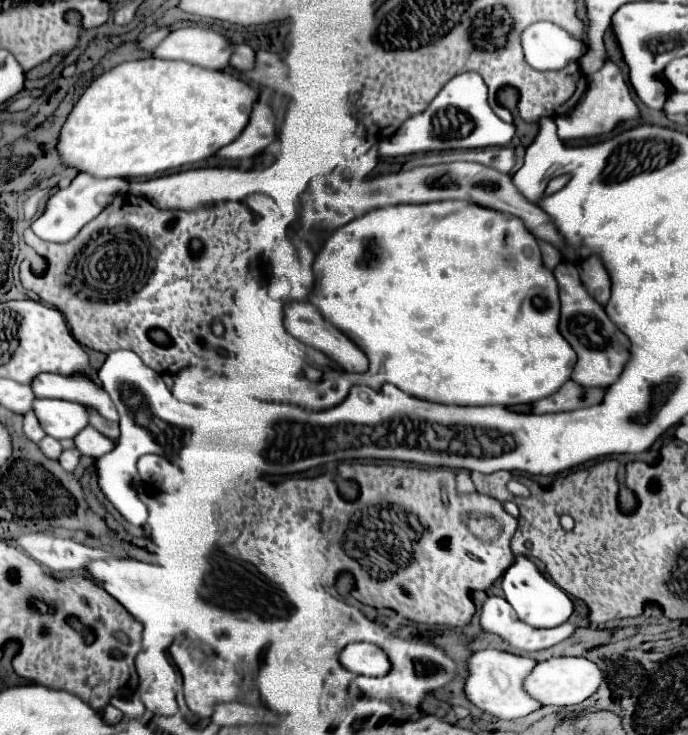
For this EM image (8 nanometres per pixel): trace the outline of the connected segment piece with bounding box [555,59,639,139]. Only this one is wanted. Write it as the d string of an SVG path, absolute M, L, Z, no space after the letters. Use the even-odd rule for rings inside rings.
M605 61L603 67L593 73L589 77L589 87L583 95L583 99L579 101L579 105L575 105L573 111L569 111L567 115L561 115L555 119L557 125L557 135L559 139L583 139L583 137L599 137L609 133L619 121L625 119L635 119L639 115L637 105L629 93L629 87L623 79L621 69L613 63L613 61Z

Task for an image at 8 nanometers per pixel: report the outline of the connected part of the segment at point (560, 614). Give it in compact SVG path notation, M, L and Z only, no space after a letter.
M517 555L515 563L505 571L503 591L505 591L505 599L511 603L517 617L523 623L529 623L531 627L557 627L565 623L575 611L571 597L561 587L547 581L539 573L537 565L529 557L523 557L523 555Z

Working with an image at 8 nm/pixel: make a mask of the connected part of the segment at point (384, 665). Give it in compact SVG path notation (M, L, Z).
M351 643L339 653L339 661L345 669L357 675L381 677L391 671L391 661L383 649L373 643Z

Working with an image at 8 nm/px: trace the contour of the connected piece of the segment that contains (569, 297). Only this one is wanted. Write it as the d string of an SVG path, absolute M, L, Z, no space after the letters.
M559 263L553 273L559 283L559 295L561 295L559 331L571 343L571 347L577 351L579 357L571 379L583 387L603 387L615 383L631 357L629 339L615 327L615 323L607 317L605 309L589 297L585 285L581 285L579 269L573 263Z

